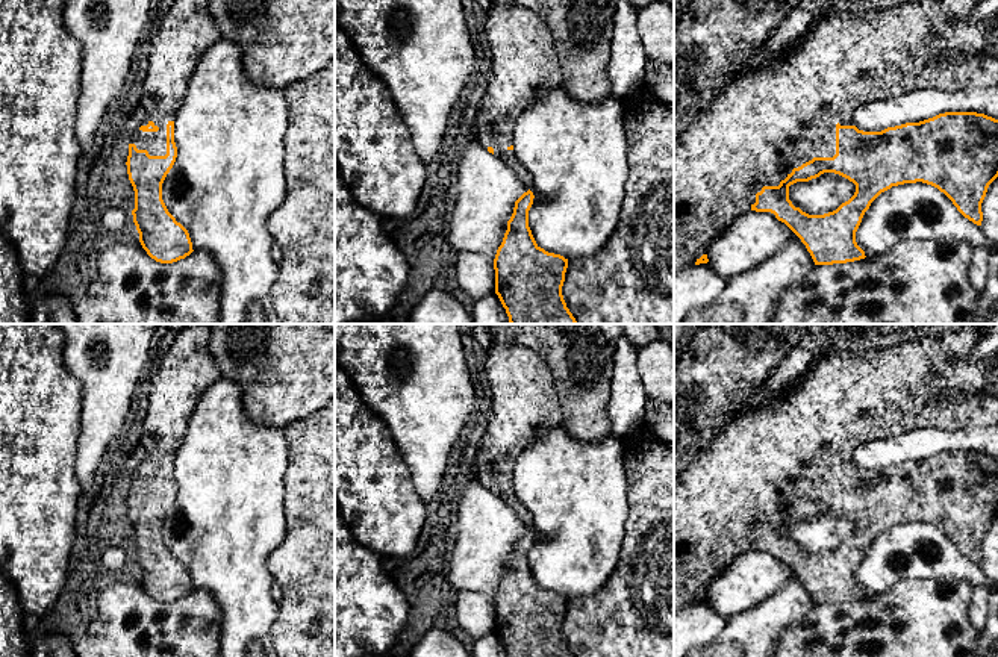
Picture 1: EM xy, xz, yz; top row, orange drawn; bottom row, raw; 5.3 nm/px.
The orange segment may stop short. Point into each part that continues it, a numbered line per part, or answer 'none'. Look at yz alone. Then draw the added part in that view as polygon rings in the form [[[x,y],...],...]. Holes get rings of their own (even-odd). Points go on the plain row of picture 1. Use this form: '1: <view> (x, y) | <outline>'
1: yz (764, 463) | [[[945,327],[936,336],[895,342],[883,350],[850,353],[827,345],[816,351],[803,377],[786,392],[731,419],[674,486],[674,615],[707,593],[712,581],[751,550],[763,525],[778,525],[794,507],[813,497],[833,497],[836,463],[854,465],[853,453],[859,445],[930,427],[956,431],[995,425],[998,398],[986,381],[986,362],[972,357],[974,345],[983,336],[984,332],[975,327]],[[948,389],[972,395],[963,401],[937,401],[934,394]]]

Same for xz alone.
1: xz (526, 407) | [[[492,341],[486,353],[485,375],[492,409],[479,445],[472,480],[494,487],[494,495],[529,524],[530,515],[509,486],[519,454],[560,425],[562,410],[553,372],[529,348]]]

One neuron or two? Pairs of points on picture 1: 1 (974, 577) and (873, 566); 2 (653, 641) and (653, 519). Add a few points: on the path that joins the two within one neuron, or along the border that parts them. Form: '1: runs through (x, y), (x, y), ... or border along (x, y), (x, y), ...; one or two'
1: runs through (948, 553), (933, 538), (898, 548); one
2: runs through (647, 610), (650, 607), (650, 550); one

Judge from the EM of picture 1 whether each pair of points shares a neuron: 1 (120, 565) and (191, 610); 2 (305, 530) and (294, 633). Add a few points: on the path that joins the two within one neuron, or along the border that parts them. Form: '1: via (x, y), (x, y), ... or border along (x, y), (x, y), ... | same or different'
1: border along (111, 576), (132, 576), (138, 580) | different
2: via (305, 556), (305, 607) | same

